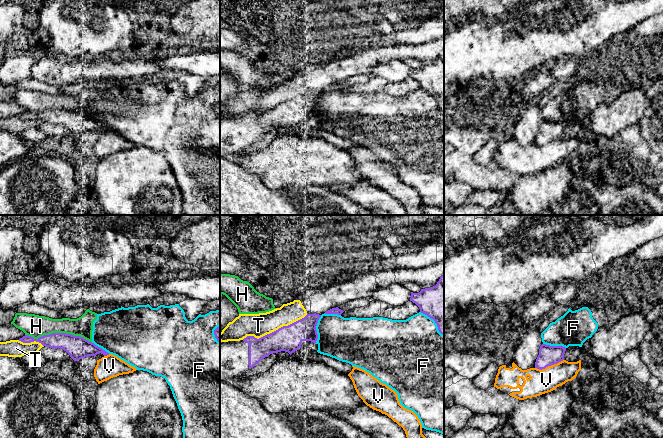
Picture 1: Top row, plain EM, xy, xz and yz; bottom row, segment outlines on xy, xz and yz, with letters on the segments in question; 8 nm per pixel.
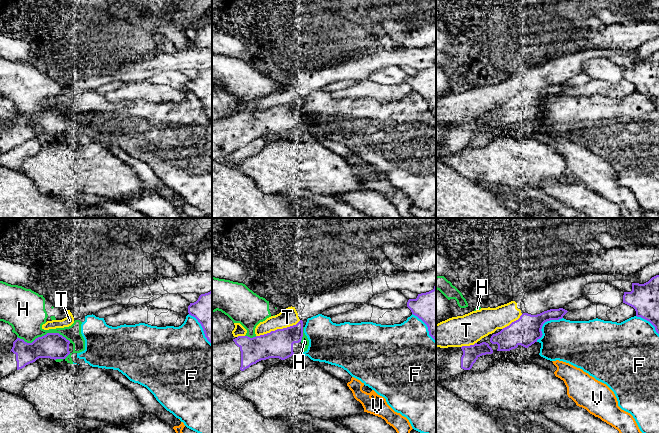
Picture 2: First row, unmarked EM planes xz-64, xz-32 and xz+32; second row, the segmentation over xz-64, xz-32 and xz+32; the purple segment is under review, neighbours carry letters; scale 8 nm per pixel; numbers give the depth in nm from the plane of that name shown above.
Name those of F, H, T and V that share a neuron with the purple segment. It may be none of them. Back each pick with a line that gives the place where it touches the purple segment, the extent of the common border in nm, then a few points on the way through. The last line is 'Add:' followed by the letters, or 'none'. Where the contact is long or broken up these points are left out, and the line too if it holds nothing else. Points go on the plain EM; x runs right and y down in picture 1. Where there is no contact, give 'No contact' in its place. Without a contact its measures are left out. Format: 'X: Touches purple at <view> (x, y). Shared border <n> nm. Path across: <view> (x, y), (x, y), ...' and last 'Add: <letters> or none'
Add: none

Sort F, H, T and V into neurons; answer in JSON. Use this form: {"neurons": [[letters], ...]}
{"neurons": [["F", "H"], ["T"], ["V"]]}

